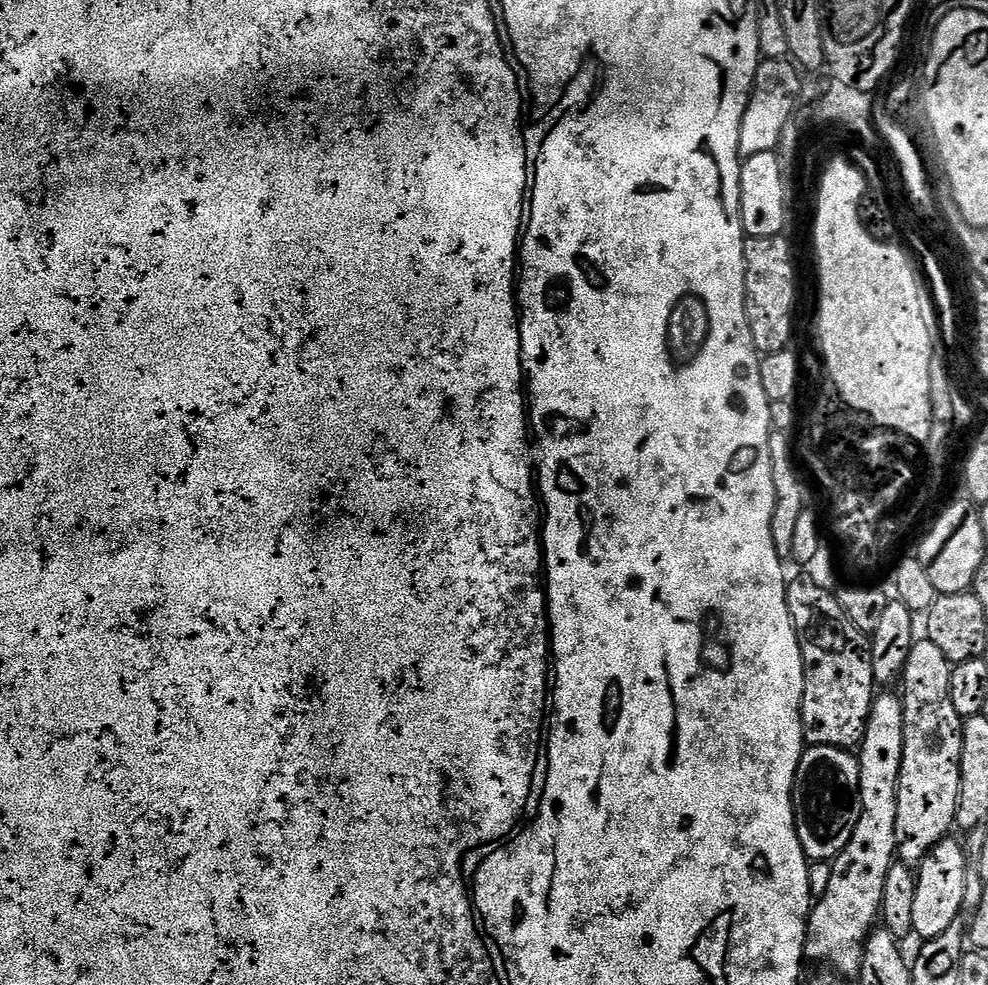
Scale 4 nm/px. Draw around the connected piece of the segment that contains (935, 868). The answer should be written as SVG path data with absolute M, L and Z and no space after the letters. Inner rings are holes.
M945 838L935 844L926 854L926 858L915 869L916 889L914 890L914 926L912 931L917 932L924 940L938 938L955 920L961 919L963 913L963 894L966 885L966 859L963 853L963 843L959 839Z

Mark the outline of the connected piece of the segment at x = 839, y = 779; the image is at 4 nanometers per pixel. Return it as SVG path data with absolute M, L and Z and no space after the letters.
M834 746L805 747L800 755L796 781L792 791L792 805L796 815L798 842L802 842L802 850L809 861L833 861L836 855L846 850L846 842L854 834L854 826L858 826L862 814L862 798L860 797L860 761L851 751Z

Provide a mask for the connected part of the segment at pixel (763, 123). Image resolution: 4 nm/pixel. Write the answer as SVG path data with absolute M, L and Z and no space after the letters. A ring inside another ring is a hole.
M761 59L758 74L754 78L752 93L742 118L742 130L738 134L741 157L776 152L786 122L797 115L796 103L800 100L800 76L802 72L791 59Z

